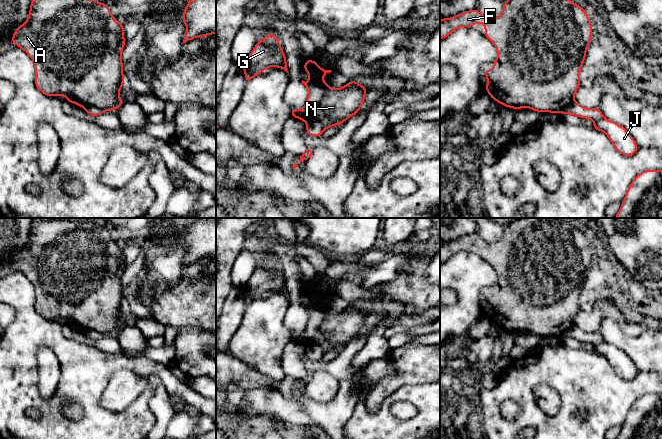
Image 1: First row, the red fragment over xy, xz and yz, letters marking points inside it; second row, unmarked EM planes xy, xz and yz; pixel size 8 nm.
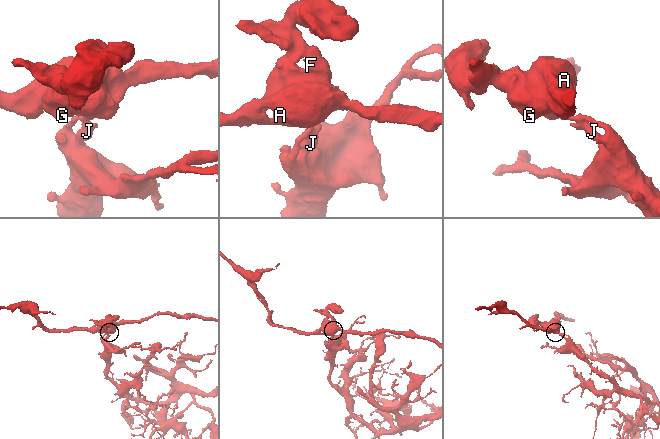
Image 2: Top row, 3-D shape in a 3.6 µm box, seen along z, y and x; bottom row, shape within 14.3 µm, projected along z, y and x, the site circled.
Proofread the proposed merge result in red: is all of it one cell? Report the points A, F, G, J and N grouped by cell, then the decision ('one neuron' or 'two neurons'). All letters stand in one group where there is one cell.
A F G N / J; two neurons

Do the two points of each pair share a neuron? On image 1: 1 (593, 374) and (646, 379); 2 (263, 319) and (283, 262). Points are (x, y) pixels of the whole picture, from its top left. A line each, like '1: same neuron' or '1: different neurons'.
1: same neuron
2: different neurons

